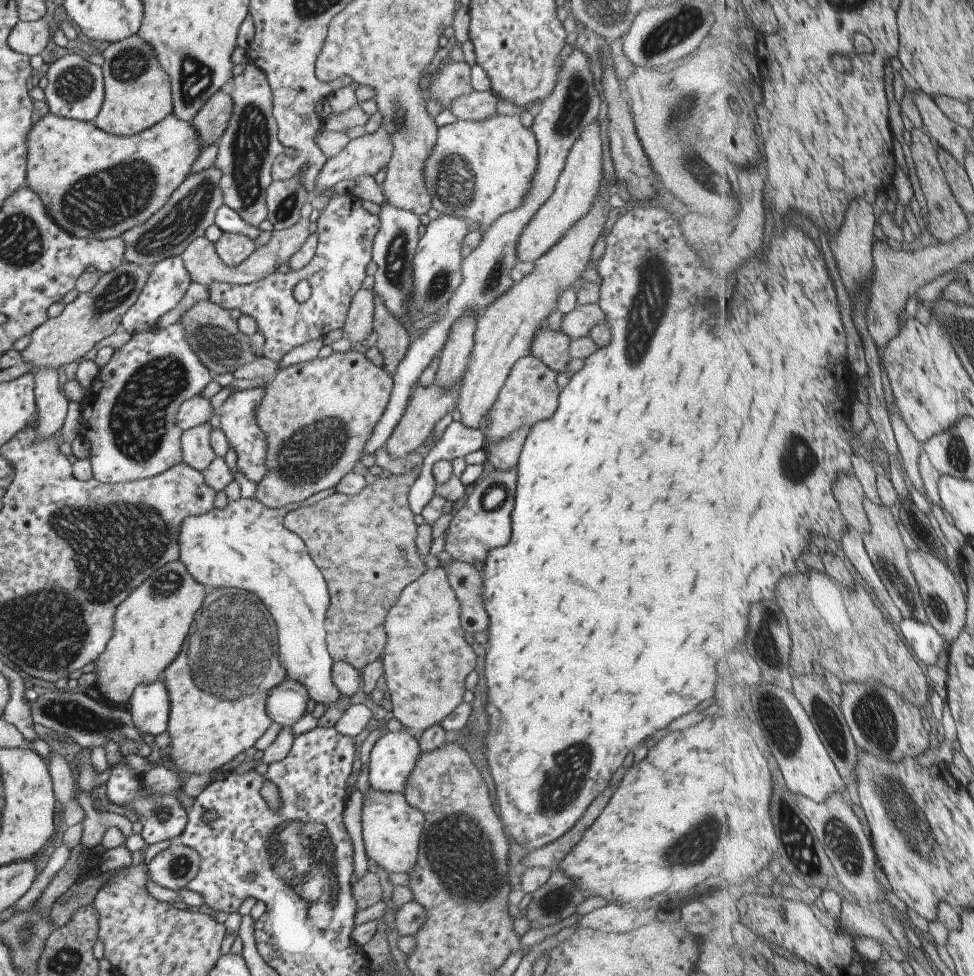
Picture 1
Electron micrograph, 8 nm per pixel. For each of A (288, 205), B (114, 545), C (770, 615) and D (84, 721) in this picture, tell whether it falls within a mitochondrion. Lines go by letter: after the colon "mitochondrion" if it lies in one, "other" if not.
A: mitochondrion
B: mitochondrion
C: other
D: mitochondrion

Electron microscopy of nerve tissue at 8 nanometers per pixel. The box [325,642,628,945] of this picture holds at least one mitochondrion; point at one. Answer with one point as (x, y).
(455, 844)

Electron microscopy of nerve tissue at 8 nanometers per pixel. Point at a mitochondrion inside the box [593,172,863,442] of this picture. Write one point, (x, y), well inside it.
(636, 338)

